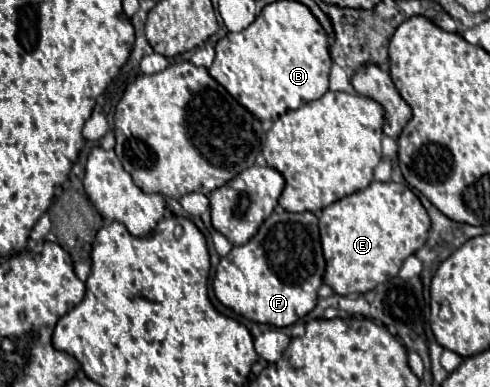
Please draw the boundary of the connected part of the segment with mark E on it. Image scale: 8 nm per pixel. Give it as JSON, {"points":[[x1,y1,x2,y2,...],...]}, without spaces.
{"points":[[372,182,368,188,340,198,320,214,320,238,326,258,324,284,342,296,374,290,378,284,392,280,406,256,424,246,428,230,428,212,406,184]]}

